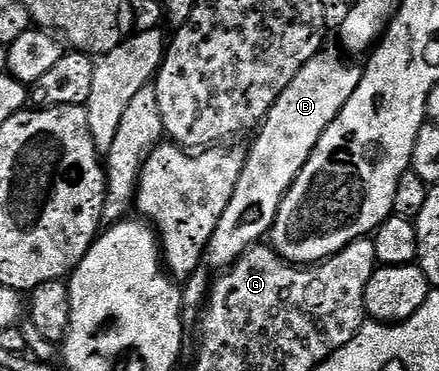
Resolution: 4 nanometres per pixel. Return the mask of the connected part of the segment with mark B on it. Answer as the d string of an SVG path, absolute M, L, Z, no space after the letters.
M319 52L297 71L293 83L281 91L254 134L255 143L246 152L247 161L243 164L241 179L237 179L233 199L229 199L229 207L225 207L225 215L221 215L217 231L213 231L213 239L207 245L206 268L226 270L246 249L260 244L270 234L277 211L289 187L293 187L297 175L301 175L301 167L309 163L313 147L317 147L329 123L333 123L345 103L349 103L349 95L357 91L363 69L346 65L327 52Z

